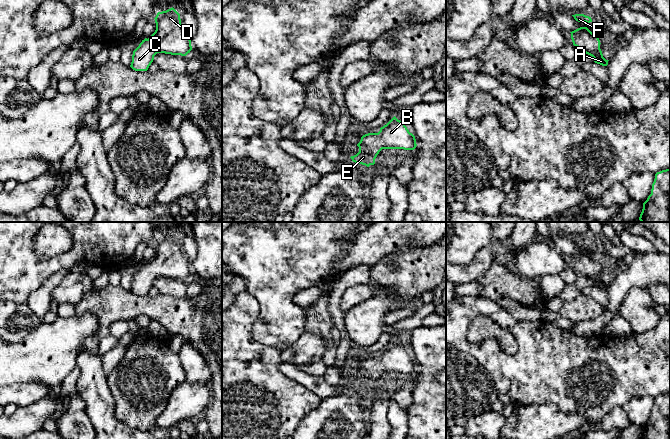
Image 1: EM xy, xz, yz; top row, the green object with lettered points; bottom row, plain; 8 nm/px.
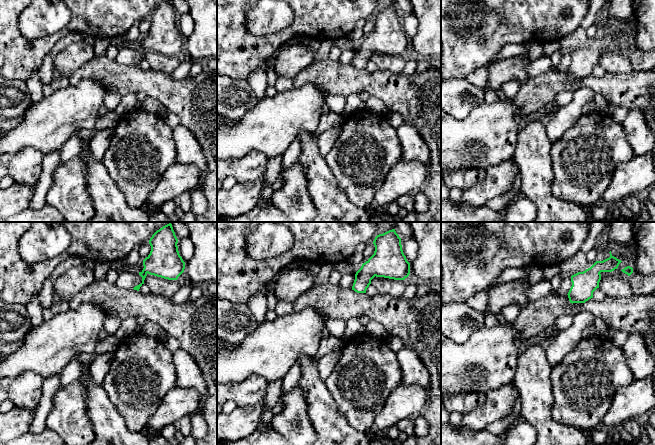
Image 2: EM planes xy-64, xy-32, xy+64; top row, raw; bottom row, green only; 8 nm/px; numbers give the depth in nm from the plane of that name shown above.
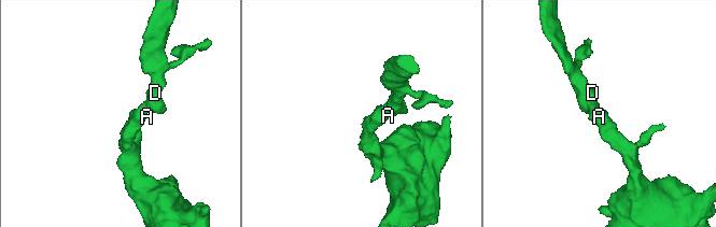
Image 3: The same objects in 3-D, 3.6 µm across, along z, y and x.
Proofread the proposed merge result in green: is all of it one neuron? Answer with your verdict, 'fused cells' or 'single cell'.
single cell

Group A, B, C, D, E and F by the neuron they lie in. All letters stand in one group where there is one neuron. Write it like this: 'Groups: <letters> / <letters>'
Groups: A B C D E F

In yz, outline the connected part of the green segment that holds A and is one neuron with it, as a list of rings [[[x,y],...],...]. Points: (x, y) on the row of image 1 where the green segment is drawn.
[[[580,27],[571,33],[573,45],[578,47],[581,51],[592,56],[594,62],[602,66],[607,66],[608,61],[603,57],[600,49],[599,38],[592,33],[587,27]]]

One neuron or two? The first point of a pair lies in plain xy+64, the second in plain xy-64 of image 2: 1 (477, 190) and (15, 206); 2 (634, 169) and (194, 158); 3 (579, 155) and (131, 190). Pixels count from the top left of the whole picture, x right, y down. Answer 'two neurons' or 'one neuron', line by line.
1: one neuron
2: two neurons
3: one neuron

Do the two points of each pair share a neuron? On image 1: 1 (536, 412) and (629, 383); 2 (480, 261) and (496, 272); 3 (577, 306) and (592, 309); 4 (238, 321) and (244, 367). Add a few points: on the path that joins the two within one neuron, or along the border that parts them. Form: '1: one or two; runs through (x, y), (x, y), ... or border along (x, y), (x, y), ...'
1: two; border along (532, 405), (554, 403), (564, 412), (578, 414)
2: two; border along (493, 260), (488, 270), (476, 280)
3: one; runs through (581, 308), (588, 309)
4: one; runs through (238, 332), (238, 356)

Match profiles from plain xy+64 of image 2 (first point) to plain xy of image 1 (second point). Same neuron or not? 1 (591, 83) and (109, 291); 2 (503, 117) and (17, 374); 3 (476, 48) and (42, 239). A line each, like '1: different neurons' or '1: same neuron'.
1: same neuron
2: same neuron
3: different neurons

